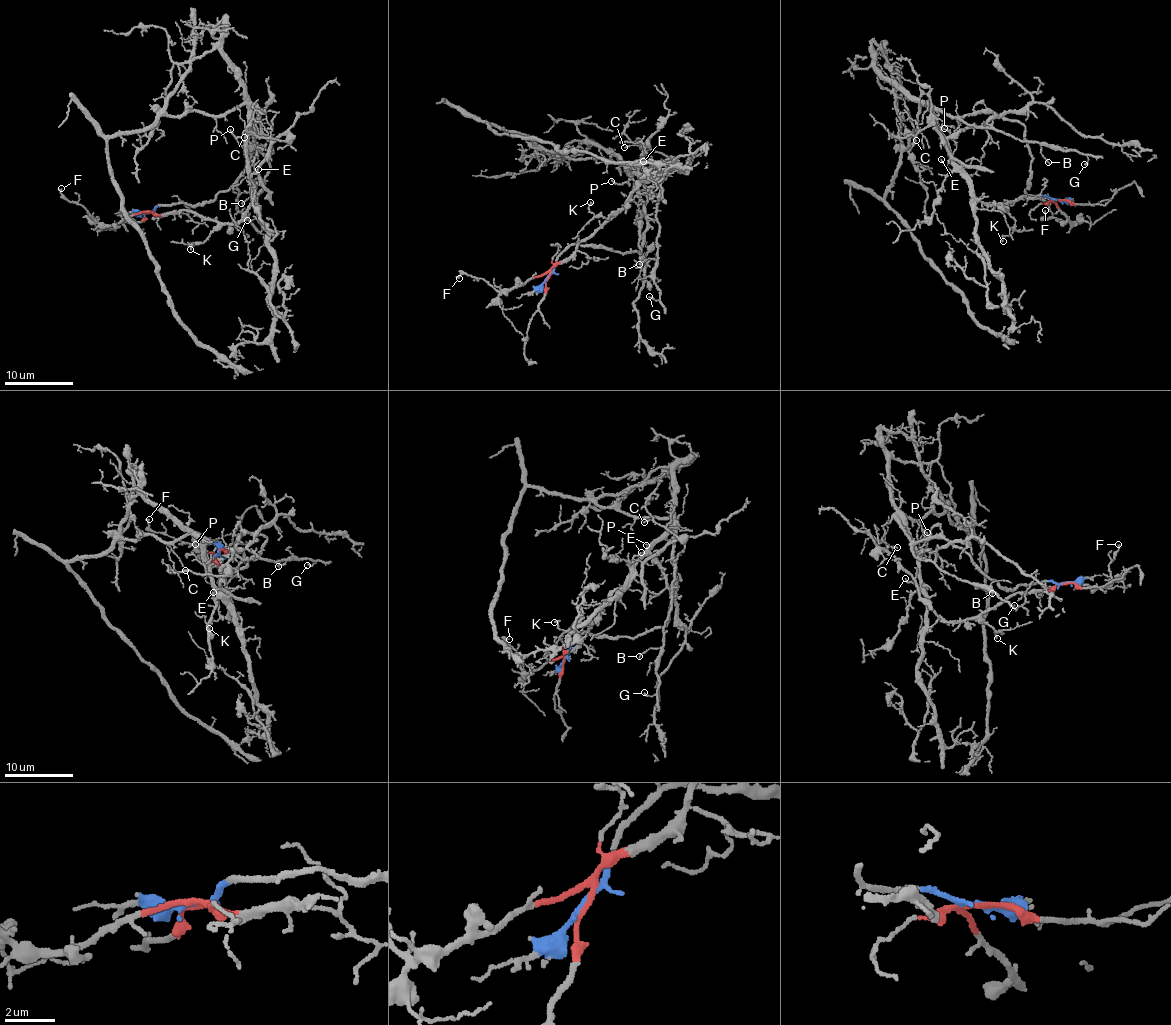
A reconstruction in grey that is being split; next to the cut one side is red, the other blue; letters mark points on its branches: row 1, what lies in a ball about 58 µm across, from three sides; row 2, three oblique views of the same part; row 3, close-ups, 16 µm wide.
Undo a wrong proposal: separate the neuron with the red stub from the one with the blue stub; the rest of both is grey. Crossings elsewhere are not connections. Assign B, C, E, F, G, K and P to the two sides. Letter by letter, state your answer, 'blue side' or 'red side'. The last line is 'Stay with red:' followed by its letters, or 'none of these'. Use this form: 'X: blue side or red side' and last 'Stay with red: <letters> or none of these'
B: blue side
C: red side
E: red side
F: red side
G: blue side
K: red side
P: red side
Stay with red: C, E, F, K, P

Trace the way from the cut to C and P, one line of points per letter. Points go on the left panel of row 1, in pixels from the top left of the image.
C: (148, 212), (185, 210), (225, 223), (240, 220), (267, 151), (287, 136), (284, 141), (244, 137)
P: (148, 212), (185, 210), (225, 223), (240, 219), (251, 201), (252, 180), (247, 148), (230, 129)

